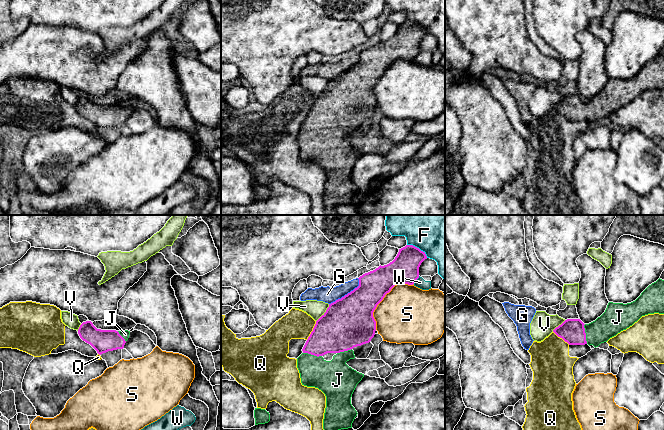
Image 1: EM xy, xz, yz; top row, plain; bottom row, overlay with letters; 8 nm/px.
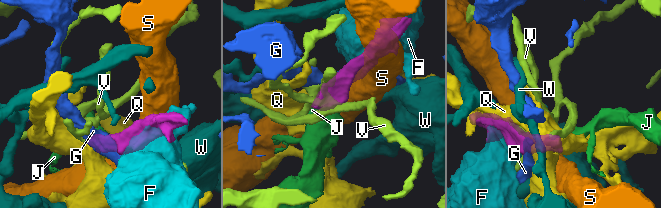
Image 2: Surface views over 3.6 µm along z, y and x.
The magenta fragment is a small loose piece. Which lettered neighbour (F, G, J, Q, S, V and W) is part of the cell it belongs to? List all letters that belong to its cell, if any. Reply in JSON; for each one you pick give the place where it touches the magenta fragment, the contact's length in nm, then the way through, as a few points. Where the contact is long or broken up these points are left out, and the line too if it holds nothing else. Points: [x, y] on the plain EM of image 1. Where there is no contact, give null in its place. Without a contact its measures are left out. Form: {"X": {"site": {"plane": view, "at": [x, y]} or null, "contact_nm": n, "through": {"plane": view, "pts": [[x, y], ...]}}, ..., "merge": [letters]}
{"J": {"site": {"plane": "yz", "at": [585, 110]}, "contact_nm": 160}, "merge": ["J"]}

